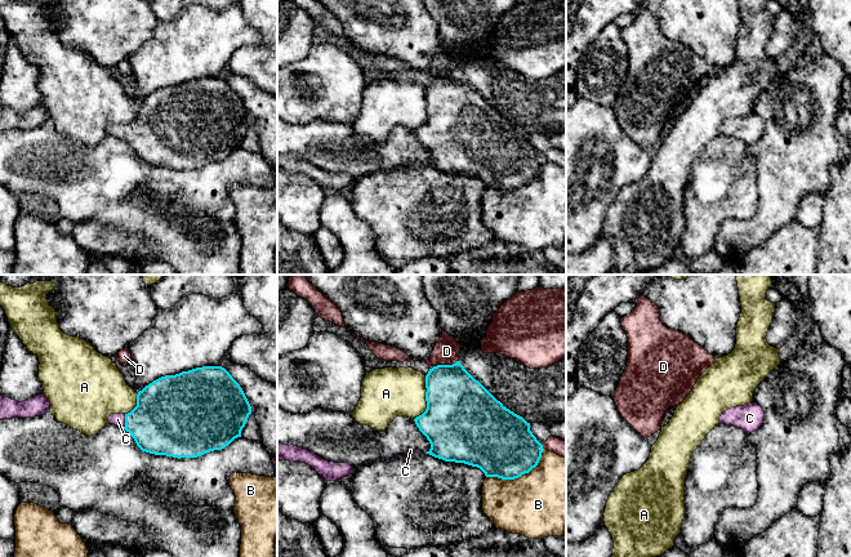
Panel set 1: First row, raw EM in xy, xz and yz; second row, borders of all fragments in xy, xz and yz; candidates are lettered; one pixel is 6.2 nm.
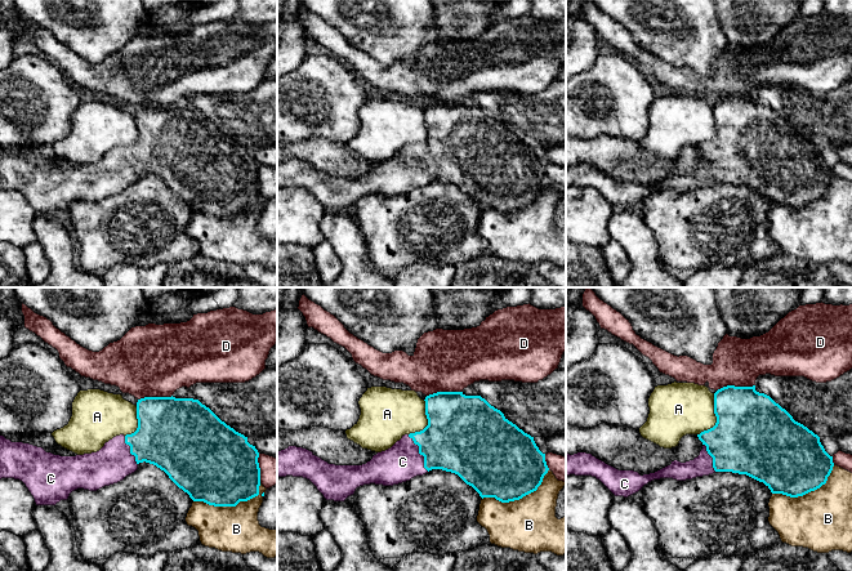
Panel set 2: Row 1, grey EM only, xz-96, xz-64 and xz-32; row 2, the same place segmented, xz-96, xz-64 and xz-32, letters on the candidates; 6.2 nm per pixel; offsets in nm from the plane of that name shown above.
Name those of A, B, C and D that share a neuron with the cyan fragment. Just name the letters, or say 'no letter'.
C

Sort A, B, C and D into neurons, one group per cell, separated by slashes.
A / B / C / D

